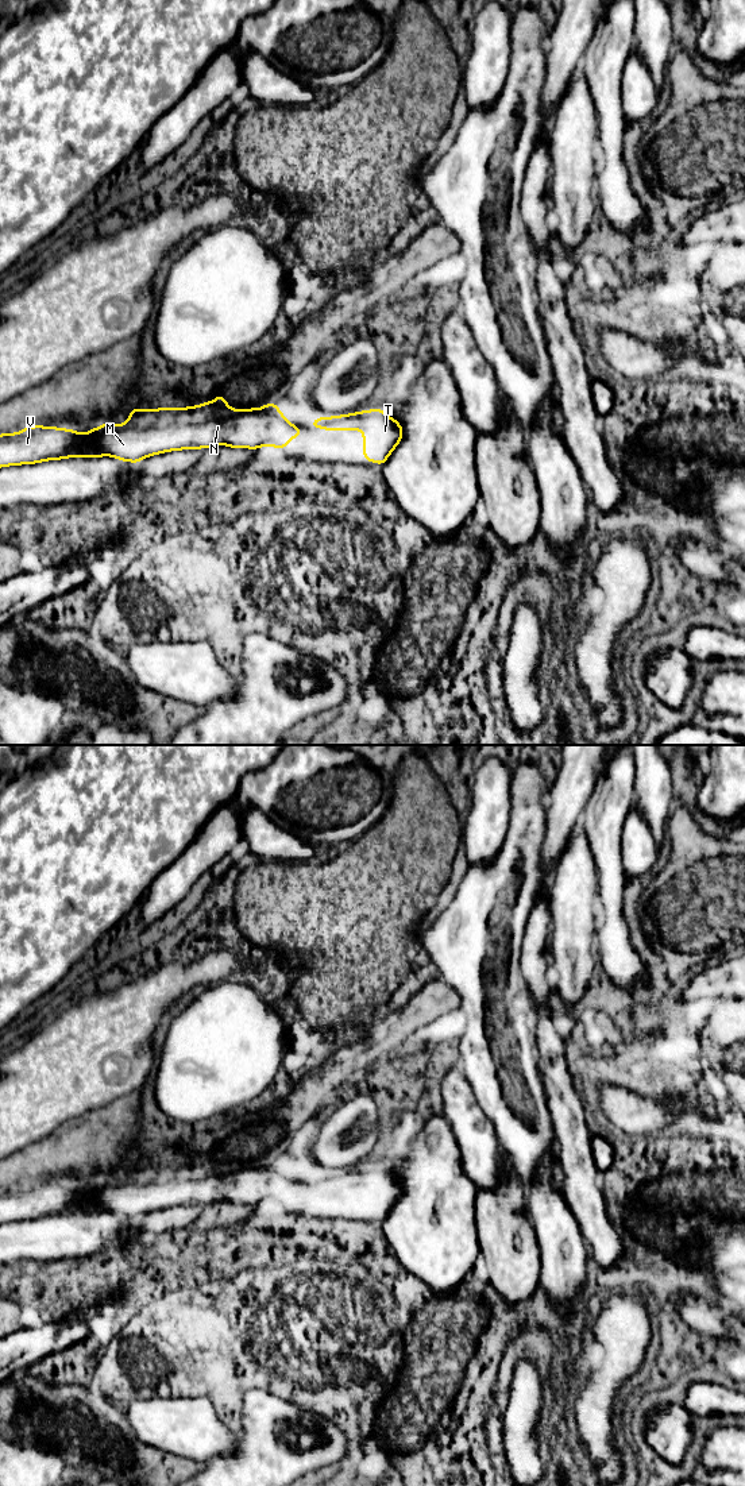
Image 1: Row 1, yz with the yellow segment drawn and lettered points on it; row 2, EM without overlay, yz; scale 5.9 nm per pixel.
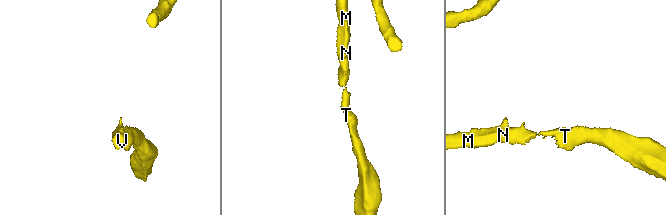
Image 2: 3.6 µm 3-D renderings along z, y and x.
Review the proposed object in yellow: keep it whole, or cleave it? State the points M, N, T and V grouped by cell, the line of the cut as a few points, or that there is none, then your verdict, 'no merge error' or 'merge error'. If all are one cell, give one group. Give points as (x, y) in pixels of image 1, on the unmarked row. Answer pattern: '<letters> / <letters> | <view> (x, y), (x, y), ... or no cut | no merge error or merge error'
M N T V | no cut | no merge error

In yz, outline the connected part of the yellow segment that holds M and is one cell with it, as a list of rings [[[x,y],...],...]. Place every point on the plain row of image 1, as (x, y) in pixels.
[[[223,1150],[211,1158],[205,1157],[186,1163],[155,1163],[154,1166],[130,1165],[124,1180],[104,1178],[85,1189],[76,1185],[31,1181],[15,1189],[0,1189],[0,1224],[9,1221],[36,1220],[69,1213],[111,1212],[121,1217],[140,1219],[143,1215],[184,1205],[204,1205],[217,1201],[229,1204],[259,1205],[271,1201],[283,1205],[290,1194],[301,1192],[302,1185],[292,1180],[275,1158],[262,1163],[232,1165]]]

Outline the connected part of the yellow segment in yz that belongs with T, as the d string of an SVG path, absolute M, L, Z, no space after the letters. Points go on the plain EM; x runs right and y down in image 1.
M382 1163L360 1166L348 1170L316 1173L309 1182L323 1186L362 1186L362 1211L370 1219L383 1221L387 1213L402 1197L404 1184L389 1173Z

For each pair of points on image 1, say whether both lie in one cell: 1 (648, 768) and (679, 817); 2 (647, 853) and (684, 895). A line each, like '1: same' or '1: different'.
1: different
2: different

